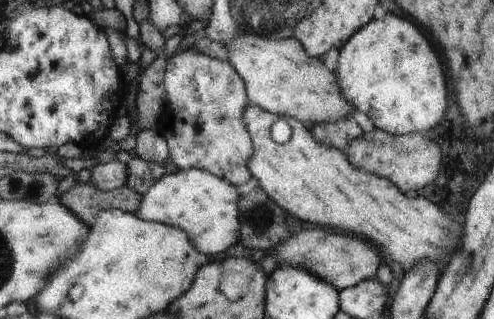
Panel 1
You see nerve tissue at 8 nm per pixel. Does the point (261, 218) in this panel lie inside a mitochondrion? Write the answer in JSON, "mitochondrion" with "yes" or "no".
{"mitochondrion":"yes"}

